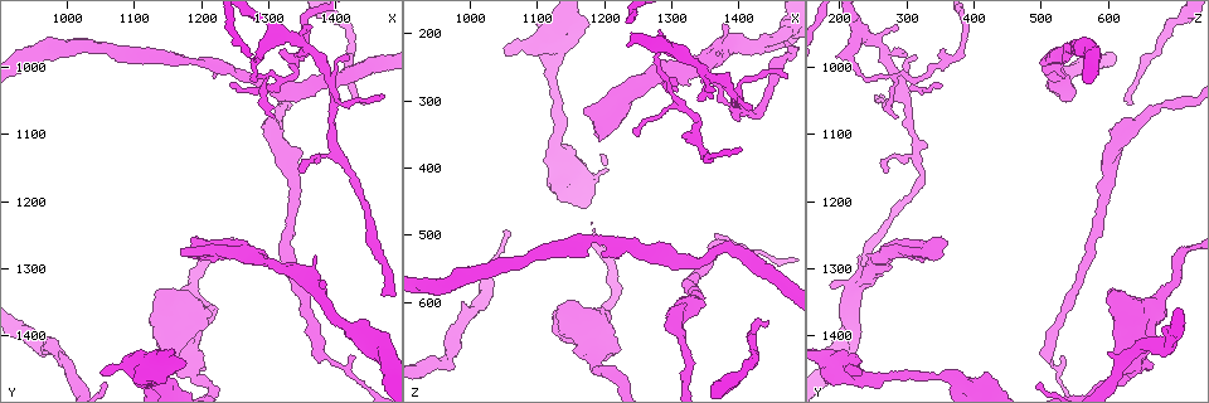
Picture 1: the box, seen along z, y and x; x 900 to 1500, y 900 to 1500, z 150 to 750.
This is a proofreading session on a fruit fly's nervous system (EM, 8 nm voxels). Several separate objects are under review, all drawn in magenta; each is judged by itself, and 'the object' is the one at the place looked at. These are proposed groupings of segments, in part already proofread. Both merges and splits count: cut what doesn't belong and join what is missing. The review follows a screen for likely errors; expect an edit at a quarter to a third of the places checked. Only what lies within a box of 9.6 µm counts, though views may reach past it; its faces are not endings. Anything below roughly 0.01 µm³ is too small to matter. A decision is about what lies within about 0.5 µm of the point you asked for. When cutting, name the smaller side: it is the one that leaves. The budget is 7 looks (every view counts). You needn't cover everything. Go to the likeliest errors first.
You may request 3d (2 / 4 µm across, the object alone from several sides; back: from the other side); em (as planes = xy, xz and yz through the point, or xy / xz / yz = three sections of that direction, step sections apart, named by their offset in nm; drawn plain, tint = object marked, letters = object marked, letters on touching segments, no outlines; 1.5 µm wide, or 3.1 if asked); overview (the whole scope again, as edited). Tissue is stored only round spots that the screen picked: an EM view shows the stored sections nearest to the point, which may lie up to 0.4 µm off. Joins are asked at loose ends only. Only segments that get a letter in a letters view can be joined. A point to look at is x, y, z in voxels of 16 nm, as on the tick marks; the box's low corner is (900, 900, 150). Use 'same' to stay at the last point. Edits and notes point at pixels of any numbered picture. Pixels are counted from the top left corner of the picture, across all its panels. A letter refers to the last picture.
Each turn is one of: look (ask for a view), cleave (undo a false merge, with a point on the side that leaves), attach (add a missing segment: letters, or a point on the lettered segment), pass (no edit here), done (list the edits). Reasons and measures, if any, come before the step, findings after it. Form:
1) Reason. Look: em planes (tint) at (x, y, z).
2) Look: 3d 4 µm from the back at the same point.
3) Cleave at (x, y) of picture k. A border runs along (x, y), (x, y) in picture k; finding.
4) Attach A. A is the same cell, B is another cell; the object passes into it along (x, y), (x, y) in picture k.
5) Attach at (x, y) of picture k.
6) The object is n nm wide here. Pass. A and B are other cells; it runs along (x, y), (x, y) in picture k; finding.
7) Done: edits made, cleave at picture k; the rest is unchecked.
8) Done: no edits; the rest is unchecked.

Tapers out. Look: 3d 2 µm at (1440, 1050, 635).

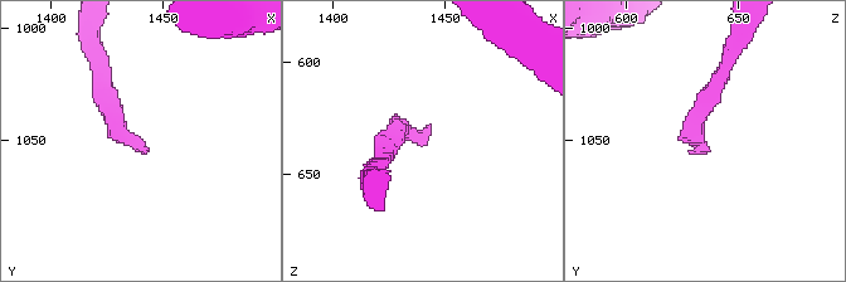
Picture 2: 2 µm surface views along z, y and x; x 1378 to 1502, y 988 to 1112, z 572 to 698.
Look: em planes (letters) at (1444, 1054, 632).

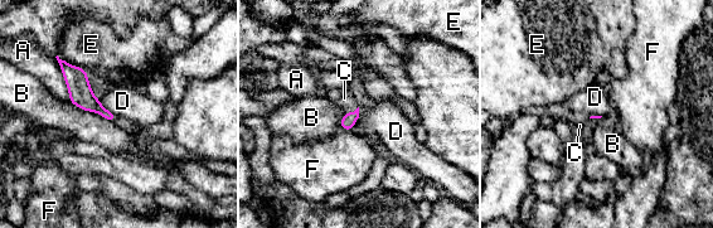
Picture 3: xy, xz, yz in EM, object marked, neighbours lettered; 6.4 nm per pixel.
The longest contact is with B, 320 nm. Attach C. C is the same cell, A, B, D, E and F are other cells; the object passes into it along (349, 120), (352, 112), (344, 98) in picture 3; it goes on there.

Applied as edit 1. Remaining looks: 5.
Free end. Look: em planes (letters) at (1050, 1460, 225).

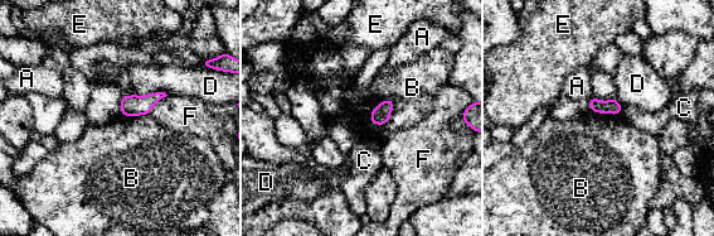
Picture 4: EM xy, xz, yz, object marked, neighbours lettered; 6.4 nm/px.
The longest contact is with D, 300 nm. Pass. A, B, C, D, E and F are other cells; no lettered segment goes on from it.

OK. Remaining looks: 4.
Thick turns thin. Look: em yz step 4 (tint) at (1280, 990, 220).

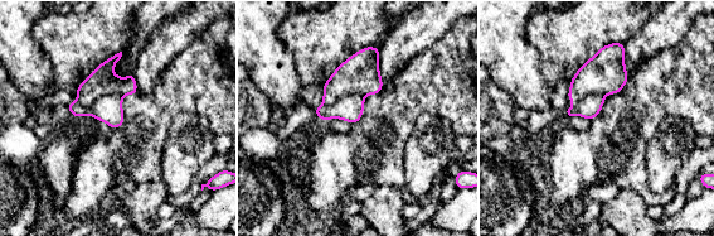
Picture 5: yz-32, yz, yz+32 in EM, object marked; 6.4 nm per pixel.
Look: em yz step 4 (letters) at the same point.

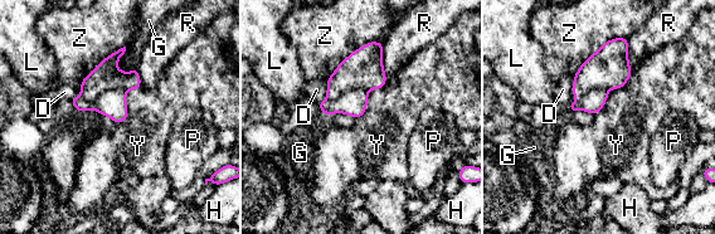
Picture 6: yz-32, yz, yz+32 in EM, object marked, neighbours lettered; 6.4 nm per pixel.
Cleave at (112, 103) of picture 6. D, G, H, L, P, R, Y and Z are other cells; a second cell is stuck on.

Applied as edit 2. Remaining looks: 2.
Done: edits made, attach at picture 3, cleave at picture 6; the rest is unchecked.

